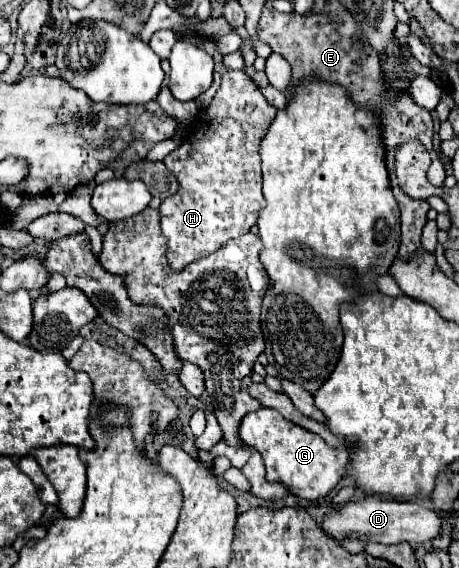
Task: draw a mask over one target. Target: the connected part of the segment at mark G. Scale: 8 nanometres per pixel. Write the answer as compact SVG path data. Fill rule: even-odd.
M260 408L246 414L240 424L240 438L246 446L260 452L268 482L280 482L290 488L290 494L306 500L324 498L342 480L350 462L350 452L346 446L328 446L318 434L292 424L272 408Z

